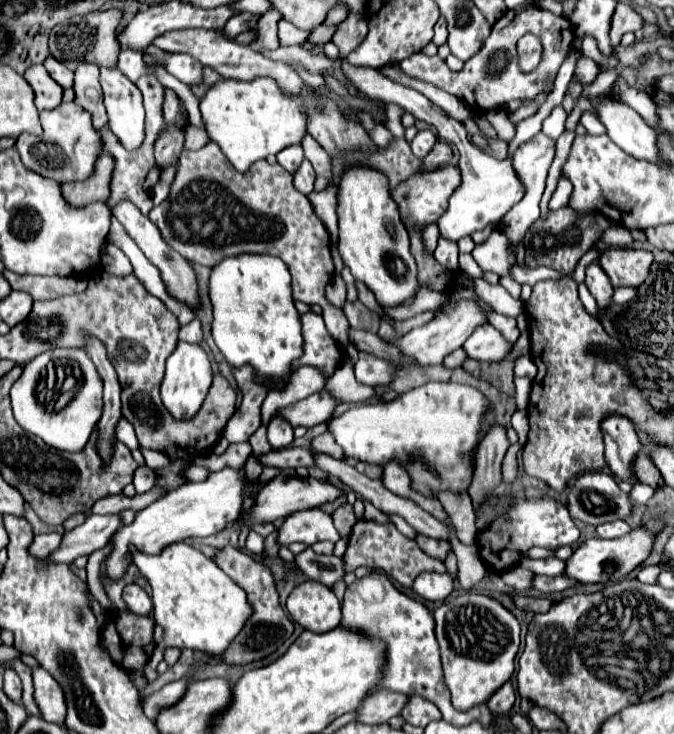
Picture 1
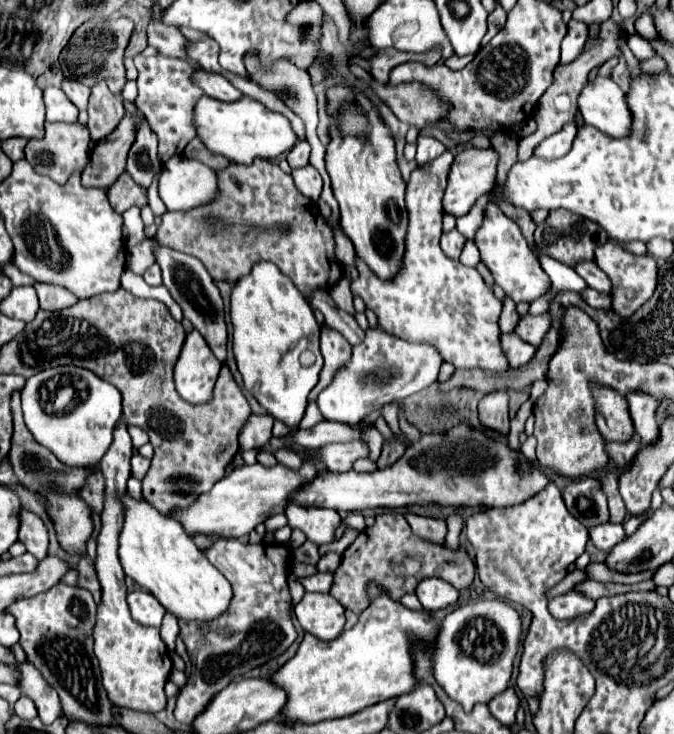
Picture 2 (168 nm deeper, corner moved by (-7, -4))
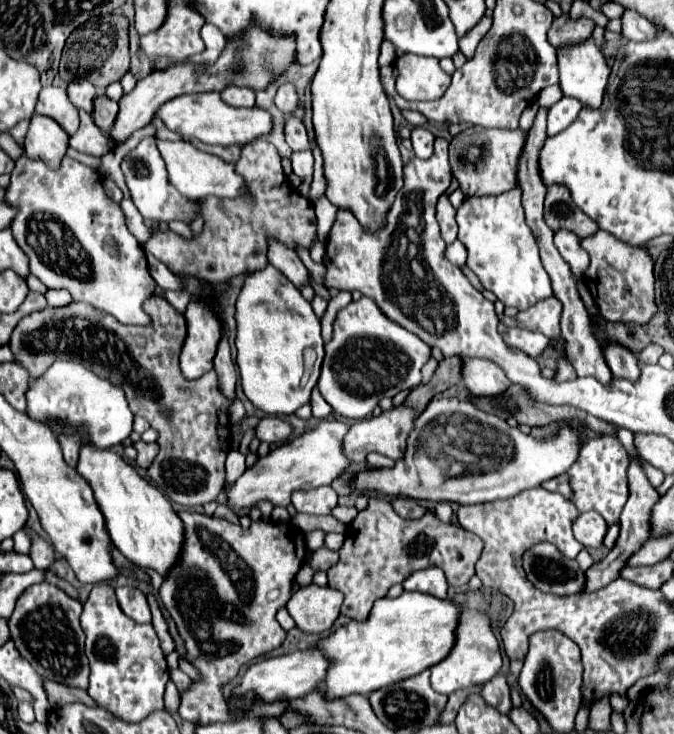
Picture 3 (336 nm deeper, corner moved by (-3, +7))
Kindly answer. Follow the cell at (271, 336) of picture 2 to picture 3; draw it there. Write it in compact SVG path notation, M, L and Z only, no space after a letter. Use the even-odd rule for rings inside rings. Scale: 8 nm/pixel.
M267 265L265 269L259 269L251 275L247 275L243 289L237 297L235 305L235 319L237 319L237 367L241 373L241 385L249 401L267 413L293 413L301 405L309 403L311 389L315 387L321 371L323 361L323 339L321 339L321 321L311 309L311 303L303 299L301 291L283 277L273 265ZM304 355L311 355L315 361L313 367L305 367Z

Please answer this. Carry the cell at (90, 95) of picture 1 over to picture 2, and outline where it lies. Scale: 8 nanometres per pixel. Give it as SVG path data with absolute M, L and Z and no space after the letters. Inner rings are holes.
M97 84L91 88L91 100L89 100L89 132L93 140L101 140L109 136L117 124L121 122L125 108L119 96L111 94L107 84Z

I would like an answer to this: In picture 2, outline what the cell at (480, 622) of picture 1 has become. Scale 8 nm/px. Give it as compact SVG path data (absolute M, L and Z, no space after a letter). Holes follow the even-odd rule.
M477 600L459 606L441 620L433 650L433 676L443 692L471 710L477 702L487 704L503 692L513 672L513 658L521 642L519 614L501 600Z

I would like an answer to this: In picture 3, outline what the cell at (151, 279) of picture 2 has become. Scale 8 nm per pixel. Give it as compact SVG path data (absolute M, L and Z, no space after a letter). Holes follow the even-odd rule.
M149 257L149 273L151 277L157 281L157 285L161 285L163 289L171 289L171 291L180 291L183 289L183 284L176 275L173 275L161 261Z

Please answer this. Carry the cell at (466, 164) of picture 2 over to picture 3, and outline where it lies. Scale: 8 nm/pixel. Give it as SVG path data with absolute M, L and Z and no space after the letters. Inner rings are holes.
M469 127L449 143L451 171L465 197L497 195L517 187L517 159L525 145L527 133L521 129L483 129Z

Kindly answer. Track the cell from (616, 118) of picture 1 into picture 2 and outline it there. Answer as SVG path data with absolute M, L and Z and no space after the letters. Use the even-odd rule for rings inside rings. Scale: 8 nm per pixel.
M597 76L593 82L587 82L577 102L585 124L615 138L623 138L631 132L631 112L625 94L613 80Z

